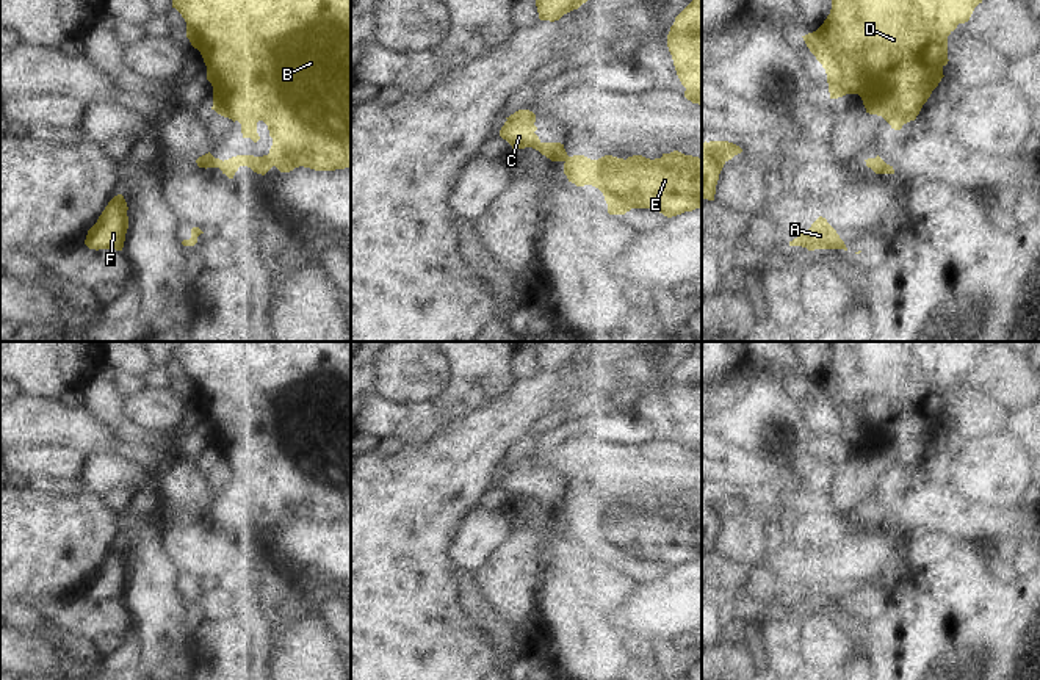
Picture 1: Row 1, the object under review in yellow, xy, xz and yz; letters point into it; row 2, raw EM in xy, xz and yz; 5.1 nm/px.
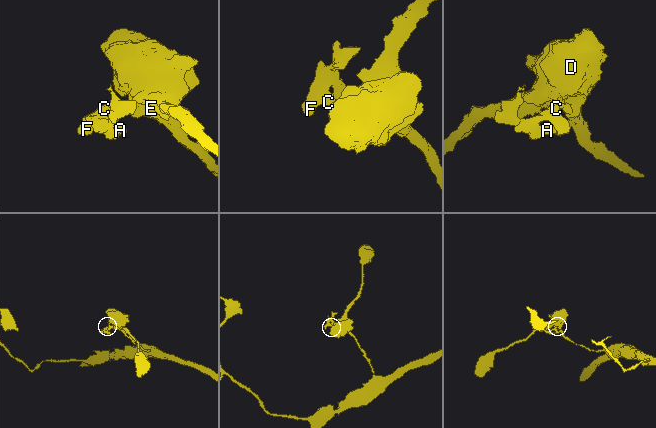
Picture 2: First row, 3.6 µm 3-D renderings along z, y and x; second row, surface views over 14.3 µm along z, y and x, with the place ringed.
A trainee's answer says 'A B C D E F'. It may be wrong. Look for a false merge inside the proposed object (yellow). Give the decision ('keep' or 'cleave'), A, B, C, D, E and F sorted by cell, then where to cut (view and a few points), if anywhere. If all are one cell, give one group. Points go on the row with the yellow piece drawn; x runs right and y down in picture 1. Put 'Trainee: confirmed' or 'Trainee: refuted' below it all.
cleave; groups A C F / B D E; cut xy (221, 160), (216, 166)
Trainee: refuted

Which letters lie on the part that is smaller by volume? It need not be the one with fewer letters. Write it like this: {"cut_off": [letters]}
{"cut_off": ["A", "C", "F"]}

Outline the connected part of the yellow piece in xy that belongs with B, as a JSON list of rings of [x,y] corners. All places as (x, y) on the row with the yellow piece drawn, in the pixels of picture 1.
[[[172,0],[175,8],[186,22],[186,38],[197,49],[207,66],[207,80],[213,86],[213,107],[218,114],[238,121],[241,124],[243,138],[251,138],[254,143],[260,139],[257,122],[263,121],[268,125],[273,146],[268,155],[237,155],[224,160],[218,168],[229,179],[233,179],[240,166],[247,166],[254,172],[265,175],[273,166],[280,172],[290,172],[294,168],[304,166],[315,171],[335,171],[351,168],[351,0]]]

